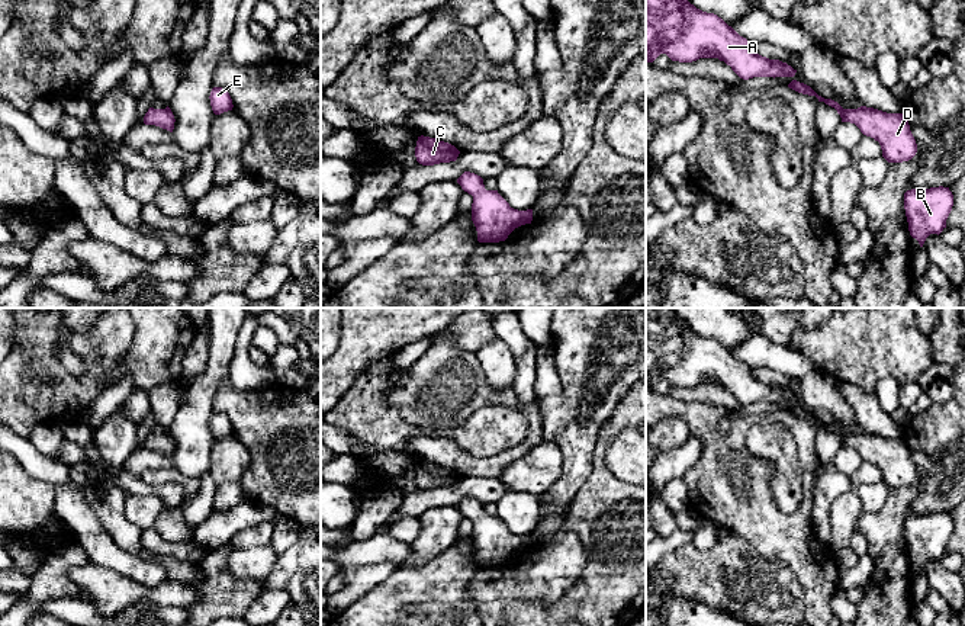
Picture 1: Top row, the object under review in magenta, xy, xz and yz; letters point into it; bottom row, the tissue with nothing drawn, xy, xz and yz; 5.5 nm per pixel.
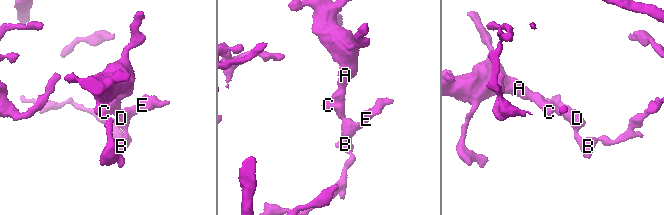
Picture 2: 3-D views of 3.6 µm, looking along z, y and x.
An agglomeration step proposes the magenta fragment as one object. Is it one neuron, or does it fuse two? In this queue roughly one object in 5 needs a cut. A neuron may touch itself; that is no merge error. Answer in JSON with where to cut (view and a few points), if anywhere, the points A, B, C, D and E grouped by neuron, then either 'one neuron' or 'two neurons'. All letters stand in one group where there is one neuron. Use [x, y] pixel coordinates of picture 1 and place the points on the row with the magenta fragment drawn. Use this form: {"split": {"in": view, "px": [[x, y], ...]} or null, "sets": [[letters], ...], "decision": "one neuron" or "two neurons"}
{"split": null, "sets": [["A", "B", "C", "D", "E"]], "decision": "one neuron"}

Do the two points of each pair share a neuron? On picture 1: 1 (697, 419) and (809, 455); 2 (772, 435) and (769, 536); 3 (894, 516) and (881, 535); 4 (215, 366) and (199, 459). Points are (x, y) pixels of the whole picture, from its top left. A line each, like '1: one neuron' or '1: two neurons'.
1: one neuron
2: two neurons
3: one neuron
4: one neuron

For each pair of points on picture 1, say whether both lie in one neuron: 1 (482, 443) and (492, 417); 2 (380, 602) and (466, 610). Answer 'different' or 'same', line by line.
1: same
2: same

